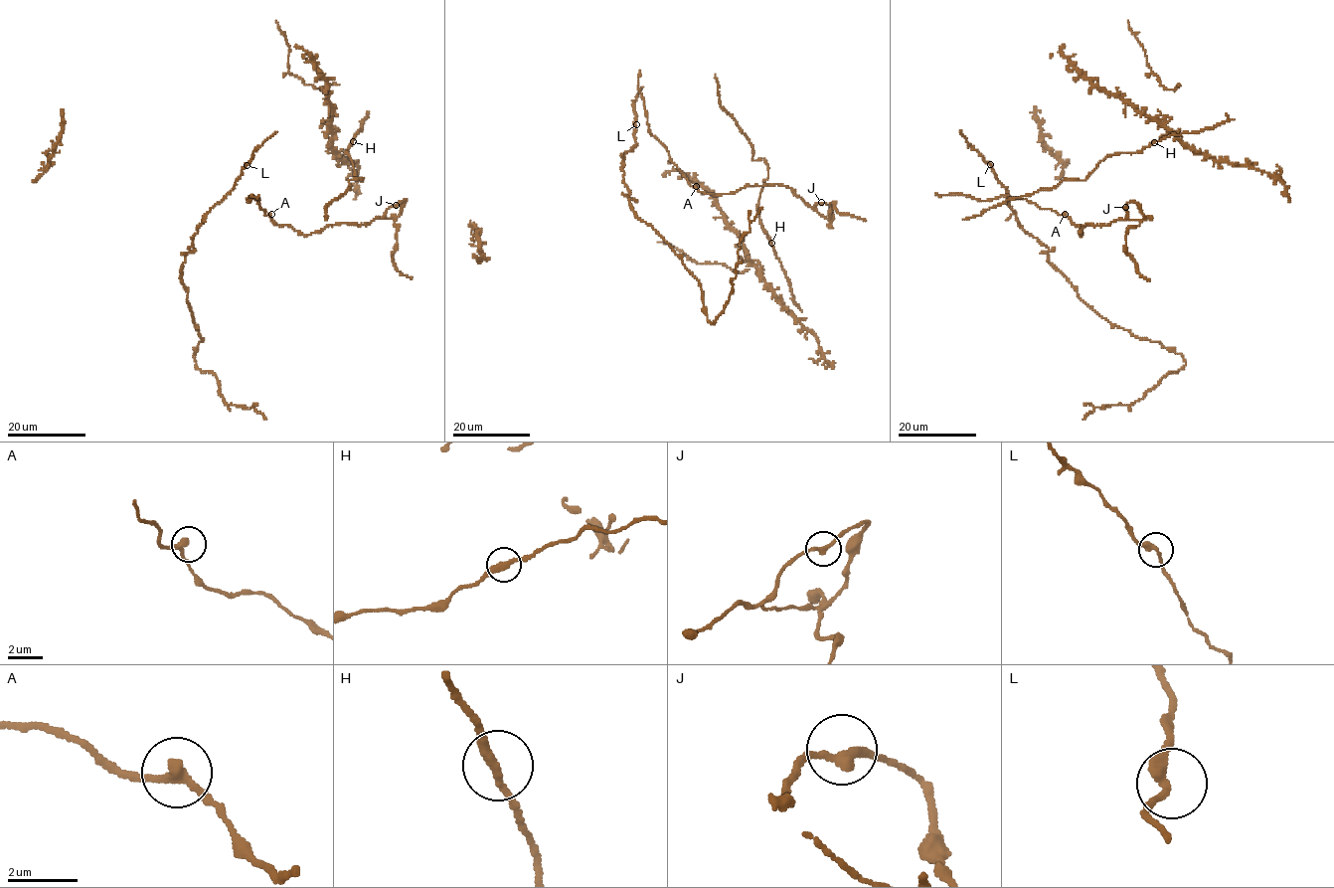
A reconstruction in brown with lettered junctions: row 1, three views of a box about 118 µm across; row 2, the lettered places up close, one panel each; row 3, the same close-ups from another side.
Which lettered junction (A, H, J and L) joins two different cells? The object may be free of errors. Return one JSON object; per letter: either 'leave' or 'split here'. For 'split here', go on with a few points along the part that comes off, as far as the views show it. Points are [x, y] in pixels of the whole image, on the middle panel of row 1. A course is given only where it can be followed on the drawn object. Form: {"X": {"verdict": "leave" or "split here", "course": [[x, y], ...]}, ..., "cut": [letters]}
{"A": {"verdict": "leave"}, "H": {"verdict": "leave"}, "J": {"verdict": "leave"}, "L": {"verdict": "leave"}, "cut": []}

